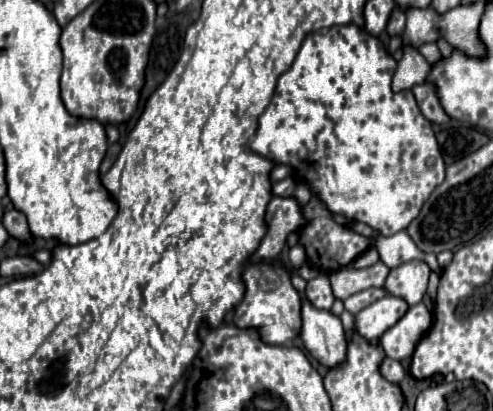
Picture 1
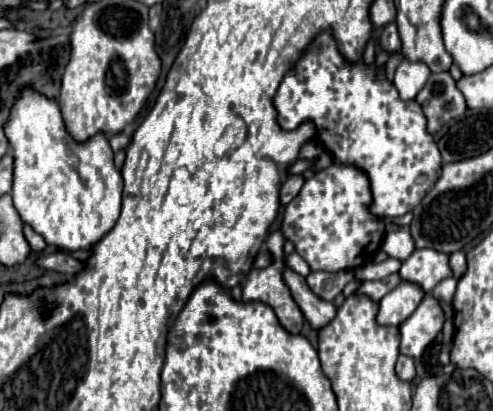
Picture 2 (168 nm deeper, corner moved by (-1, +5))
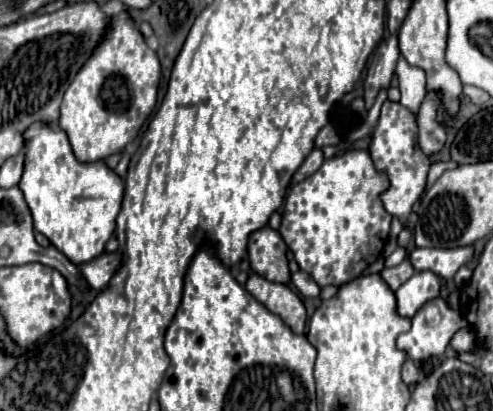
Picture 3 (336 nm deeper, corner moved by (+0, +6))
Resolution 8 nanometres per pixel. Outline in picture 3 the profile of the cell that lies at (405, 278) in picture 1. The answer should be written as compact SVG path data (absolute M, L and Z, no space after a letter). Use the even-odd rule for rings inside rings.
M458 247L458 249L412 249L408 261L414 265L416 271L432 271L438 277L450 281L456 271L472 259L472 247Z

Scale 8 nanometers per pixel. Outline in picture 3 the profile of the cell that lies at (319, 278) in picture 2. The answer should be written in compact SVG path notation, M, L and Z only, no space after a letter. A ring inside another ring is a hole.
M298 271L292 275L292 285L304 295L304 297L318 297L320 295L320 285L304 271Z

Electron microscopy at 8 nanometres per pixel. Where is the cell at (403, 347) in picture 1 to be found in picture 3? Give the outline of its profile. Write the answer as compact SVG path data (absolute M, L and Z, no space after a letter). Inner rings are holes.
M436 297L412 317L410 331L398 337L398 349L402 349L410 359L442 355L450 337L466 325L468 323L458 311L450 309L440 297Z

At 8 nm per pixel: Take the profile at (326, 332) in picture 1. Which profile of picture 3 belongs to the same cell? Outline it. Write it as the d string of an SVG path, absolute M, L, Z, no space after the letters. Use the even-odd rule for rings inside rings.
M264 227L252 233L248 243L248 259L258 275L268 277L270 281L278 281L286 285L290 283L286 243L282 241L278 231Z

